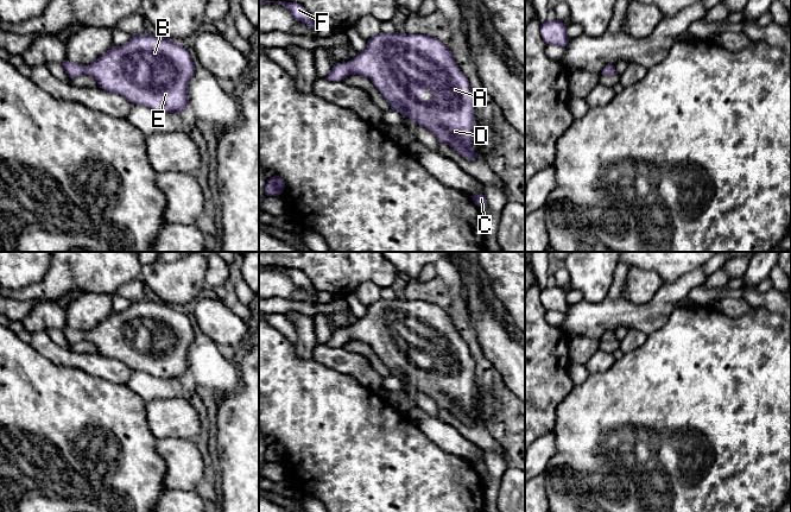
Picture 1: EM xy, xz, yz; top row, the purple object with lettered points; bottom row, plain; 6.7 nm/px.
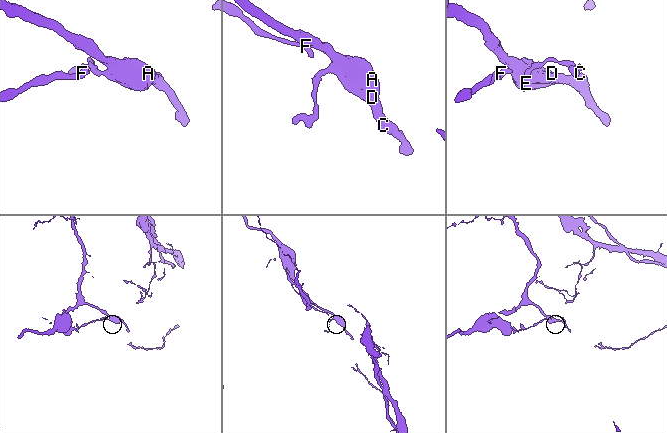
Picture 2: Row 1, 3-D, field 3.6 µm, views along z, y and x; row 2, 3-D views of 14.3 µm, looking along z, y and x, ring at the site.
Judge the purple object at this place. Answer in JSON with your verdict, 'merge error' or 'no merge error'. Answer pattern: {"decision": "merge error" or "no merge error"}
{"decision": "merge error"}

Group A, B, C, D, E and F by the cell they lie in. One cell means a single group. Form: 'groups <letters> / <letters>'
groups A B C D E / F

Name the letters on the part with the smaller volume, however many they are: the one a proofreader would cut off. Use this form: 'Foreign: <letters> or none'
Foreign: F

